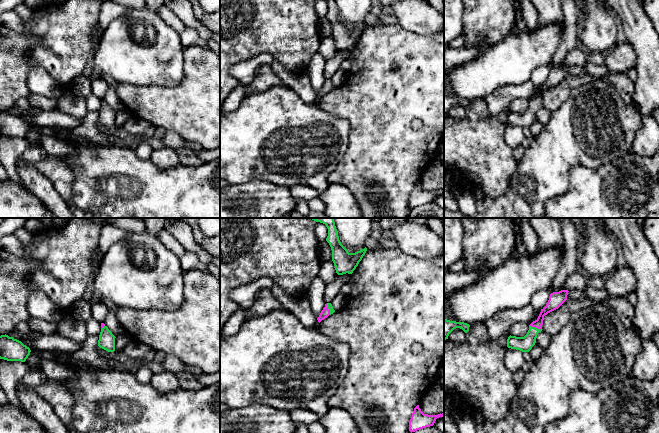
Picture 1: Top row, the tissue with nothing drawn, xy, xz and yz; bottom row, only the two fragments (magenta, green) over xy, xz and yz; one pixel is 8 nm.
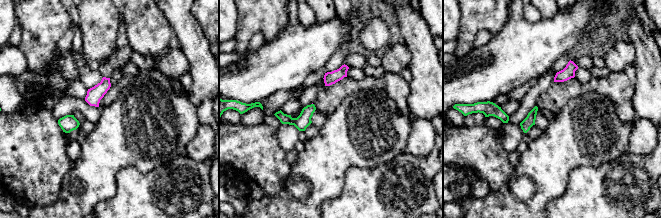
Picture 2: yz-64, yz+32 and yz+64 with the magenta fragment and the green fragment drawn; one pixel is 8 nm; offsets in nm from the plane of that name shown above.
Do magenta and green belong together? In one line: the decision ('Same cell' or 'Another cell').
Same cell

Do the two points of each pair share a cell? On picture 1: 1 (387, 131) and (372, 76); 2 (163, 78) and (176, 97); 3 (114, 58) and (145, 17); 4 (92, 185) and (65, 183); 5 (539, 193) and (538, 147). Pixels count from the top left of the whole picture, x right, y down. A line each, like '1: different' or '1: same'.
1: same
2: different
3: same
4: different
5: same

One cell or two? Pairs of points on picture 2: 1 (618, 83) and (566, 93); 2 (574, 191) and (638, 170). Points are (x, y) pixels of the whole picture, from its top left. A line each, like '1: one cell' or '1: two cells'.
1: one cell
2: one cell

